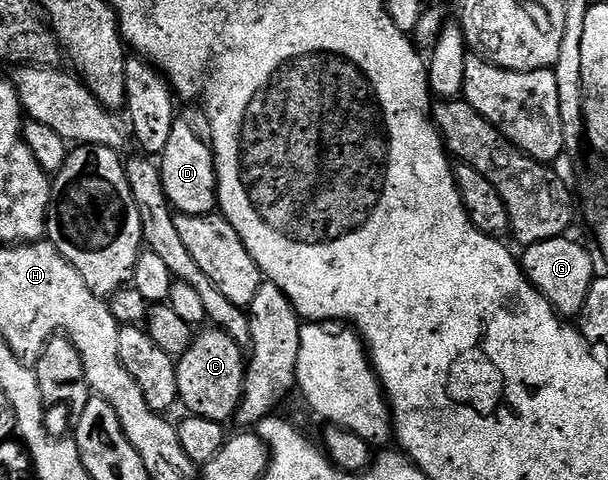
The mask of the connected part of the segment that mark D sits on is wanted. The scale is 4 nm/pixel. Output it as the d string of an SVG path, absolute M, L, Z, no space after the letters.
M184 116L178 117L173 126L171 140L167 140L167 148L165 153L160 155L159 165L161 167L161 183L165 189L165 195L169 205L173 207L177 214L199 216L200 214L214 213L217 206L217 165L213 163L213 148L203 137L202 131L200 134Z

